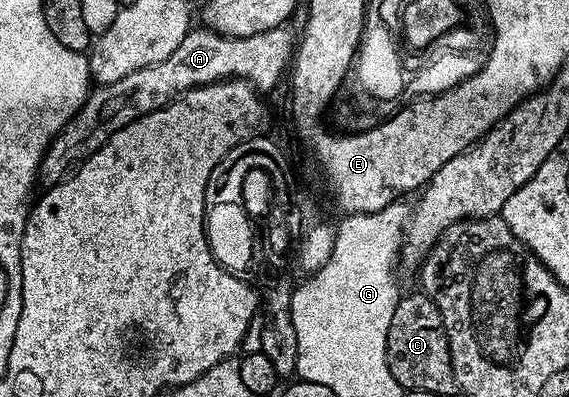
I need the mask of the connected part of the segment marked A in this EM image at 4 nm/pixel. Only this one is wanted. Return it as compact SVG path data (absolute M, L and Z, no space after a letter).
M283 26L240 38L206 28L192 28L166 60L149 64L149 68L137 68L137 72L129 72L129 76L121 76L121 80L88 93L83 107L71 117L67 129L55 137L47 150L39 168L42 185L44 182L44 187L56 186L72 167L100 150L114 134L121 132L121 128L149 112L163 109L176 98L182 98L188 90L228 80L249 82L260 92L273 89L282 80L283 73L288 72L296 49L296 35L291 35Z

